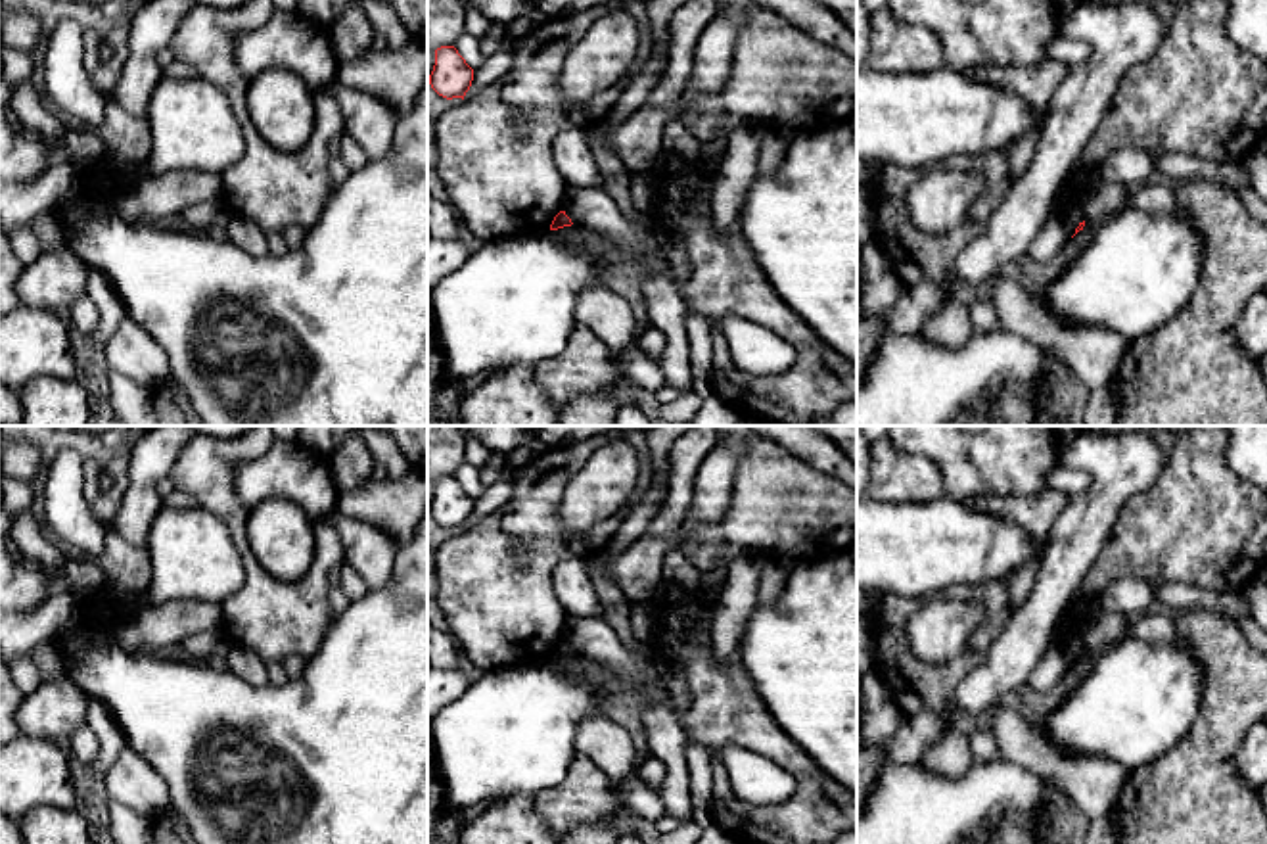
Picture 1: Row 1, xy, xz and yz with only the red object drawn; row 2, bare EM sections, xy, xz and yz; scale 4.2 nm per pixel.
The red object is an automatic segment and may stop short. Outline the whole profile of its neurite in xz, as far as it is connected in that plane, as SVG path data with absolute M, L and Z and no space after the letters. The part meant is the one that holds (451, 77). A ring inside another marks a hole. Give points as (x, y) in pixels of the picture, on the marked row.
M441 46L435 50L435 65L429 75L429 84L439 96L447 100L464 100L472 81L473 69L466 63L454 46Z

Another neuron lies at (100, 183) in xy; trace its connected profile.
M98 165L96 169L82 171L79 186L92 199L115 203L117 194L127 178L128 176L125 173L113 173L104 165Z

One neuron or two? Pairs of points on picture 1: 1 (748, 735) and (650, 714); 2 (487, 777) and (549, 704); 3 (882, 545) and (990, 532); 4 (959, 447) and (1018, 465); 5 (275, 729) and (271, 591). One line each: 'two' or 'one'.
1: two
2: one
3: one
4: one
5: two

